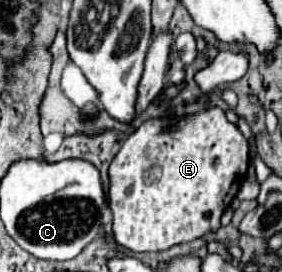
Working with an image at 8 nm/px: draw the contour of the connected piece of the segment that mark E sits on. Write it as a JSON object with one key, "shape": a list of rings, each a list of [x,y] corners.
{"shape":[[[218,106],[190,114],[180,122],[168,124],[168,132],[162,132],[164,126],[166,122],[158,118],[146,120],[142,126],[138,126],[120,142],[120,150],[116,152],[108,170],[108,200],[114,216],[112,236],[116,244],[132,252],[168,250],[174,244],[190,242],[210,232],[216,232],[220,228],[222,212],[236,198],[250,166],[246,138],[242,136],[238,126],[224,116],[224,110]]]}

